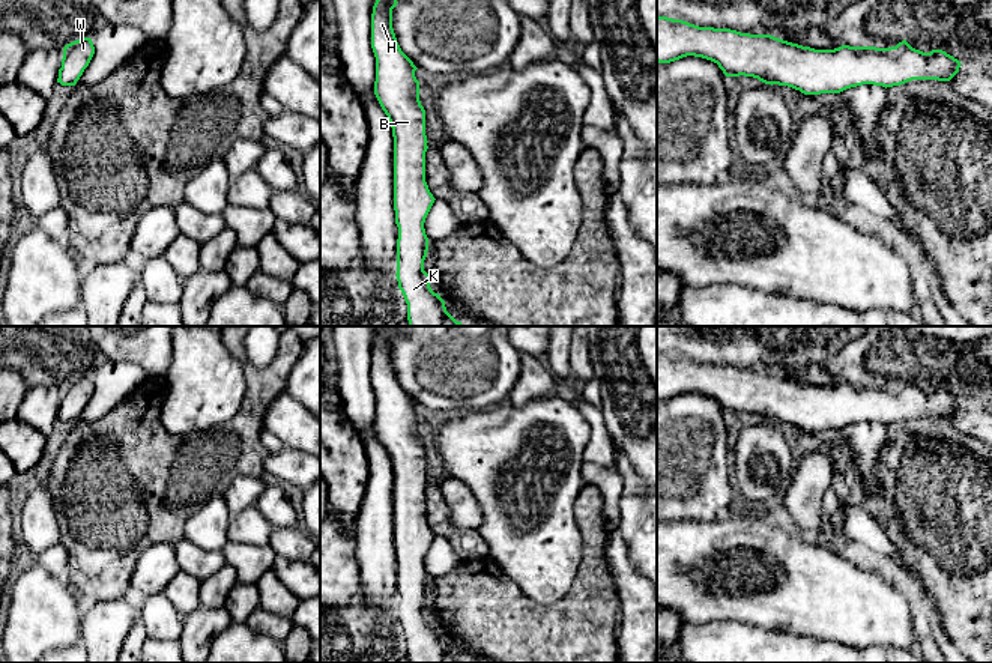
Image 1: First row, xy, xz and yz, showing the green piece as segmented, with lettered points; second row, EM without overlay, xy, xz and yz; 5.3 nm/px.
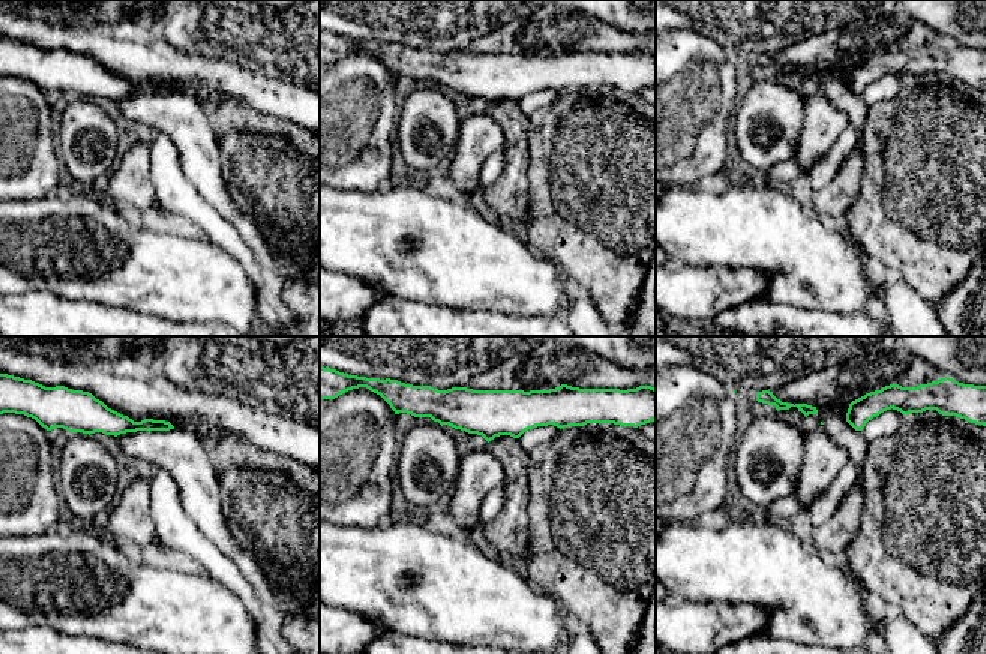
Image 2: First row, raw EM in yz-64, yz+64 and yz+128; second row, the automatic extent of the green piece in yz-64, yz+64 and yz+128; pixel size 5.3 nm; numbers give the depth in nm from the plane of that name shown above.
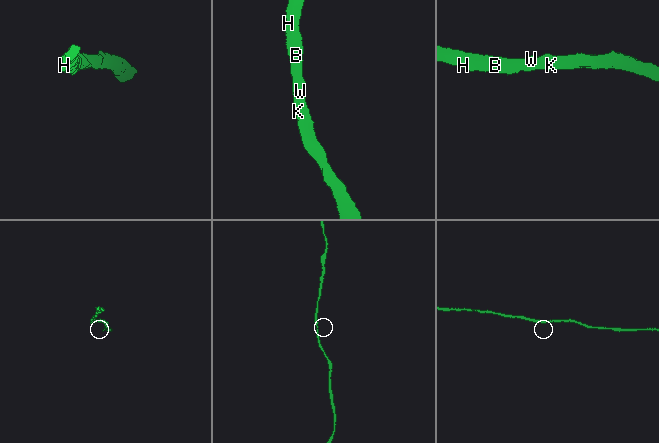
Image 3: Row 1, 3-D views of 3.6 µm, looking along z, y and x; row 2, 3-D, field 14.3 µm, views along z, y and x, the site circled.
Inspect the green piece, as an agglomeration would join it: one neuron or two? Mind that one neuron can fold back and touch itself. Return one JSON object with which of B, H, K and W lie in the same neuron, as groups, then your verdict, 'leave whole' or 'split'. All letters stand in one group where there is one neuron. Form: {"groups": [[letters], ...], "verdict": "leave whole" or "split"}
{"groups": [["B", "H", "K", "W"]], "verdict": "leave whole"}

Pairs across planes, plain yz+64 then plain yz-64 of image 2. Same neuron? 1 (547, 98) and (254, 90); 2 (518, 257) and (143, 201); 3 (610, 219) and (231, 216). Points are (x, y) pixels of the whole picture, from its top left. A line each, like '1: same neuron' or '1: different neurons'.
1: different neurons
2: different neurons
3: different neurons

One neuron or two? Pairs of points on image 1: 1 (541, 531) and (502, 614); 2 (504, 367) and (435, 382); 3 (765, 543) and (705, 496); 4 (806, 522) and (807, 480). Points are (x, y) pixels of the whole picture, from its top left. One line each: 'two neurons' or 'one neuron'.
1: two neurons
2: one neuron
3: two neurons
4: one neuron

